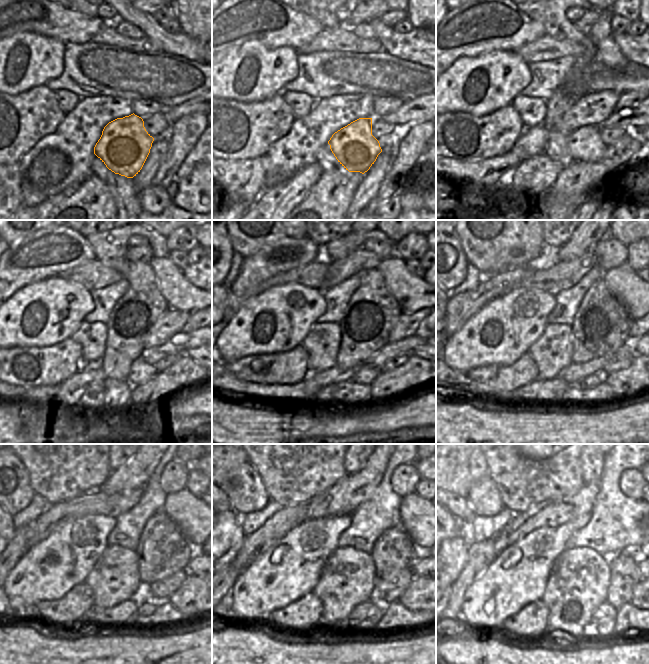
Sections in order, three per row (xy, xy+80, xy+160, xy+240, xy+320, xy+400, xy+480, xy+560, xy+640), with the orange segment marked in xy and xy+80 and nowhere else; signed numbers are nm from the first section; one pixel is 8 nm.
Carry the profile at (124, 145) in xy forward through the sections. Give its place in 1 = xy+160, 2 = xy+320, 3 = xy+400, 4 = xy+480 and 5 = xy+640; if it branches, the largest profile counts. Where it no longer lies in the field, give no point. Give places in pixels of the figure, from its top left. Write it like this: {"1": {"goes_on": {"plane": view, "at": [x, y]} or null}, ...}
{"1": {"goes_on": {"plane": "xy+160", "at": [584, 144]}}, "2": {"goes_on": {"plane": "xy+320", "at": [366, 374]}}, "3": {"goes_on": {"plane": "xy+400", "at": [592, 381]}}, "4": {"goes_on": {"plane": "xy+480", "at": [146, 609]}}, "5": {"goes_on": {"plane": "xy+640", "at": [605, 626]}}}

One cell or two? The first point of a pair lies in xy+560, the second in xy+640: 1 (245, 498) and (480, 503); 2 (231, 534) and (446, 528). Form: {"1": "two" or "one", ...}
{"1": "one", "2": "two"}

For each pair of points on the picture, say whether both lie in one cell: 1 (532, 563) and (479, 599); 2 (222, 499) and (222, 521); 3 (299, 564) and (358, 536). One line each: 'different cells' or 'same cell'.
1: same cell
2: different cells
3: different cells

